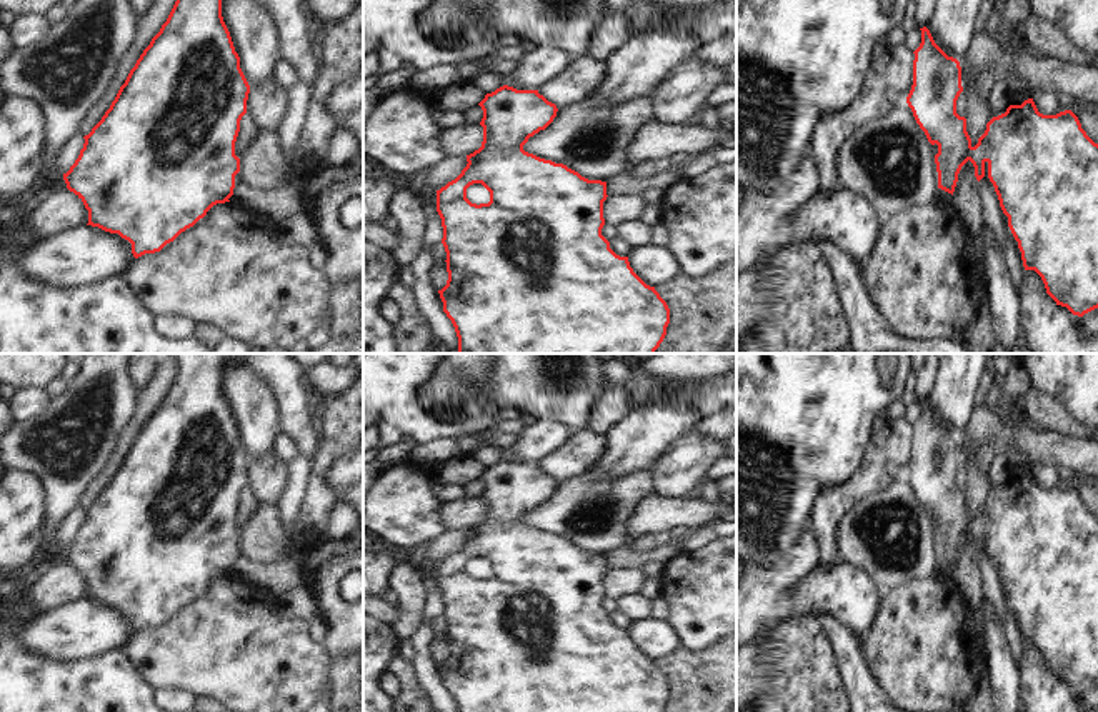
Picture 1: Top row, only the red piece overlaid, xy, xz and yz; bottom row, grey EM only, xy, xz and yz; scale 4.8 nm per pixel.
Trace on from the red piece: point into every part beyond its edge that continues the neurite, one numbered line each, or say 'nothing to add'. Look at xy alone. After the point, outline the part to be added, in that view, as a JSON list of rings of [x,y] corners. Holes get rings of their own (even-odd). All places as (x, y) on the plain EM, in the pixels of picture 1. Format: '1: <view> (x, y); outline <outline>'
nothing to add

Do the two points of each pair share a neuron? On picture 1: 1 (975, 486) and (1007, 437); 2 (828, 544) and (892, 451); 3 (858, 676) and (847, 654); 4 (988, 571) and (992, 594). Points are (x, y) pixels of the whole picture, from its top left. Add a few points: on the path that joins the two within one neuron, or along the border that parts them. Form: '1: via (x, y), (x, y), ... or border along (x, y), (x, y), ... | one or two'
1: border along (977, 454), (970, 457), (967, 466) | two
2: via (828, 521), (828, 514), (868, 474) | one
3: via (853, 671), (850, 659) | one
4: via (990, 576), (992, 589) | one

